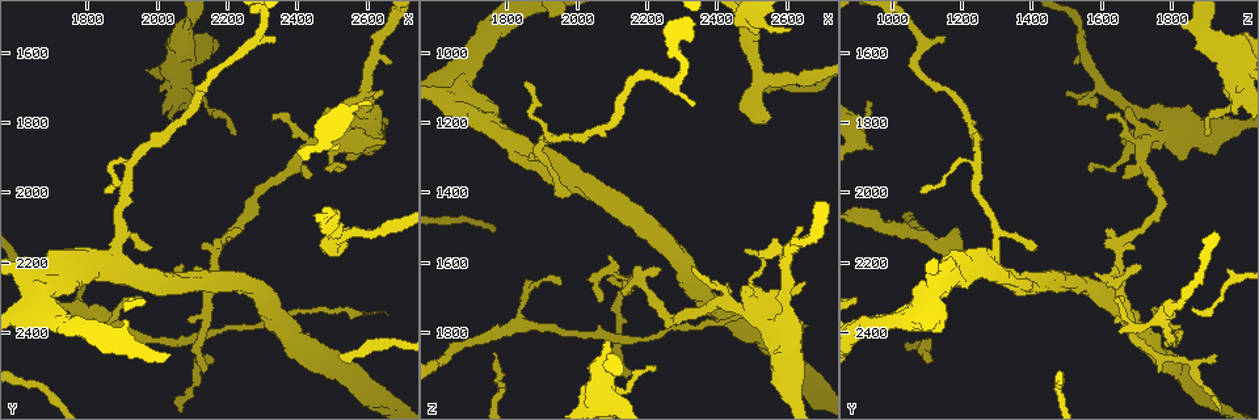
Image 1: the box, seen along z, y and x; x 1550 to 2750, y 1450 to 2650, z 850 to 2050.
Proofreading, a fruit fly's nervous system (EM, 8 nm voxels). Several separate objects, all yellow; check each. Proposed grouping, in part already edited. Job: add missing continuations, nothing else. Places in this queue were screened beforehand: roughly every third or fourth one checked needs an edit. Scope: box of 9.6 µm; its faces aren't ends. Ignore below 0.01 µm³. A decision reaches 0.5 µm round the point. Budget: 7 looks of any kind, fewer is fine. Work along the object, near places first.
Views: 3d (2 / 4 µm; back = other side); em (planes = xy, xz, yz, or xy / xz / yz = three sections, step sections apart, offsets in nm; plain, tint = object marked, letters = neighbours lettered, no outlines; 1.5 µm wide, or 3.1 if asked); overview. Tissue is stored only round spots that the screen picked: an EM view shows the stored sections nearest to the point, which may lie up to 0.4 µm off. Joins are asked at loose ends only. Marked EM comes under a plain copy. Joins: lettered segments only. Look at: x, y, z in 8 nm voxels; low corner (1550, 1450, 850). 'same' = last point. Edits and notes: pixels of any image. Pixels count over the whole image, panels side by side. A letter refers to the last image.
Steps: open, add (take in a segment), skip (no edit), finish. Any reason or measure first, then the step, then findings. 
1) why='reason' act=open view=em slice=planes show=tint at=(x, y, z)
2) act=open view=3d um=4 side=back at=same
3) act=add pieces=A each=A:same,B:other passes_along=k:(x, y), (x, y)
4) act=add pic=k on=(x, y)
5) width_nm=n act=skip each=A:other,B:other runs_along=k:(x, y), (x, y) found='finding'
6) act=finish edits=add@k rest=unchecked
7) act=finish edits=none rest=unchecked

act=open view=em slice=planes show=letters at=(2220, 1830, 1900)

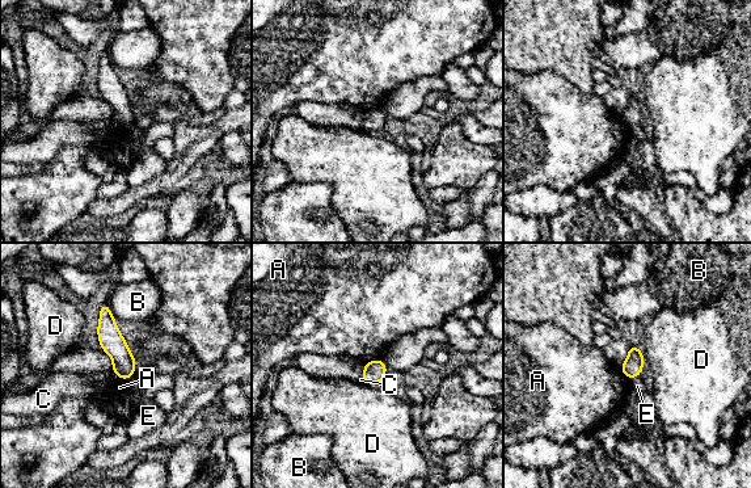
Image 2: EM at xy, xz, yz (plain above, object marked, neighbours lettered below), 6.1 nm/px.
act=skip each=A:other,B:other,C:other,D:other,E:other border=2:(379, 358), (365, 362) found='none of them fits'

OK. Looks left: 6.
why='free end' act=open view=3d um=4 at=(2550, 2100, 1190)

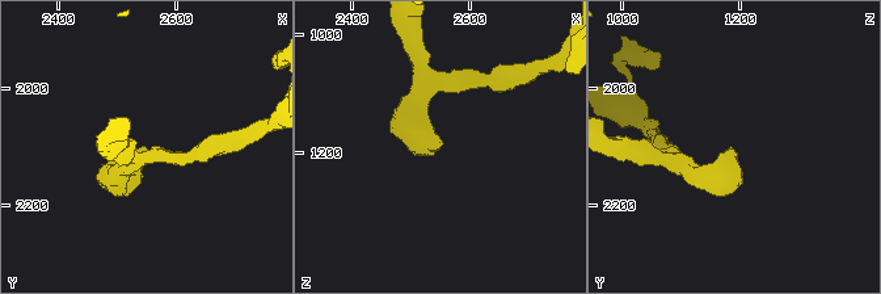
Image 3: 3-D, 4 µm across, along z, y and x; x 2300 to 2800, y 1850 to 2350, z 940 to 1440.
why='shape alone is not enough' act=open view=em slice=yz step=4 show=tint at=(2550, 2100, 1185)

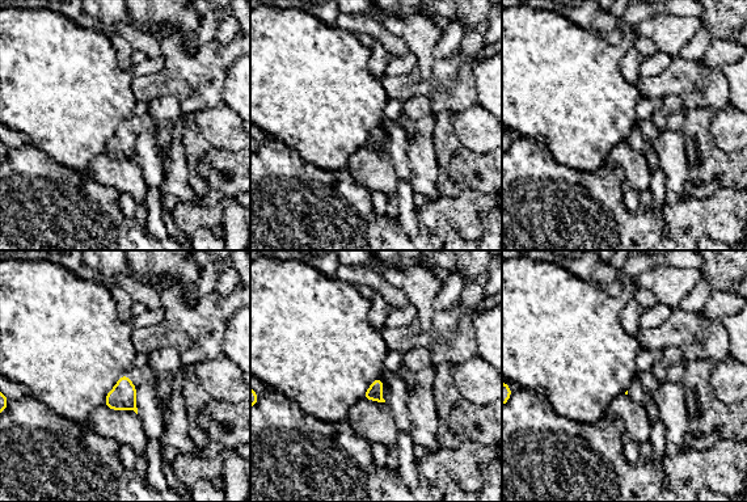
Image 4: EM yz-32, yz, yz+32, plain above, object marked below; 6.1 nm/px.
why='cut it another way' act=open view=em slice=planes show=letters at=same

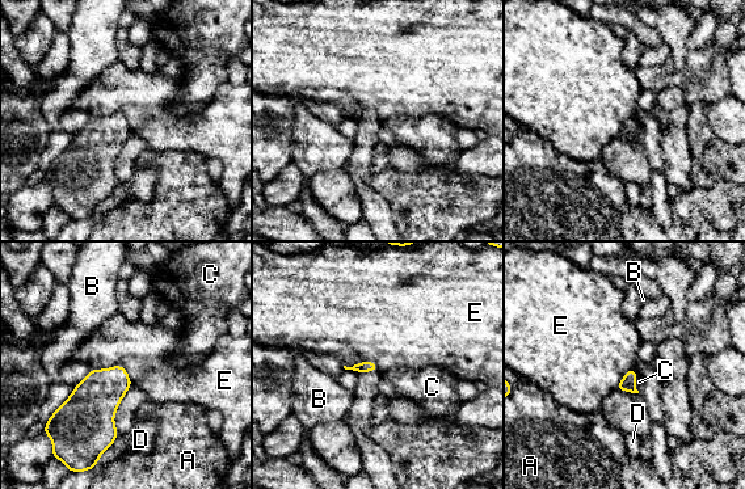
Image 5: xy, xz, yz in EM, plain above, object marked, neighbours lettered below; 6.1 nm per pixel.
longest_contact=E:280nm act=skip each=A:other,B:other,C:other,D:other,E:other border=5:(91, 369), (122, 366), (133, 384) found='none of them fits'

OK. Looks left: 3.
why='tapers out' act=open view=em slice=planes show=letters at=(2330, 1550, 1150)

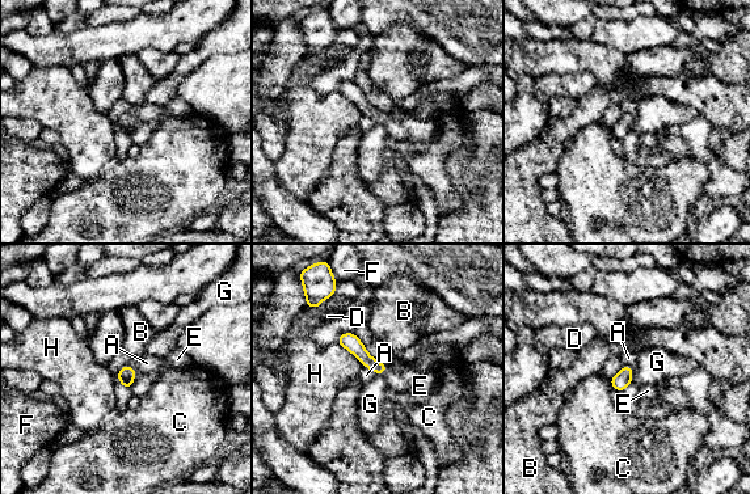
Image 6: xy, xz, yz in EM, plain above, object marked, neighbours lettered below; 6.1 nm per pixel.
act=add pieces=E each=A:other,B:other,C:other,D:other,E:same,F:other,G:other,H:other passes_along=6:(126, 375), (133, 380), (142, 383) found='the cell continues'

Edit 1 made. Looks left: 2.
act=finish edits=add@6 rest=unchecked

